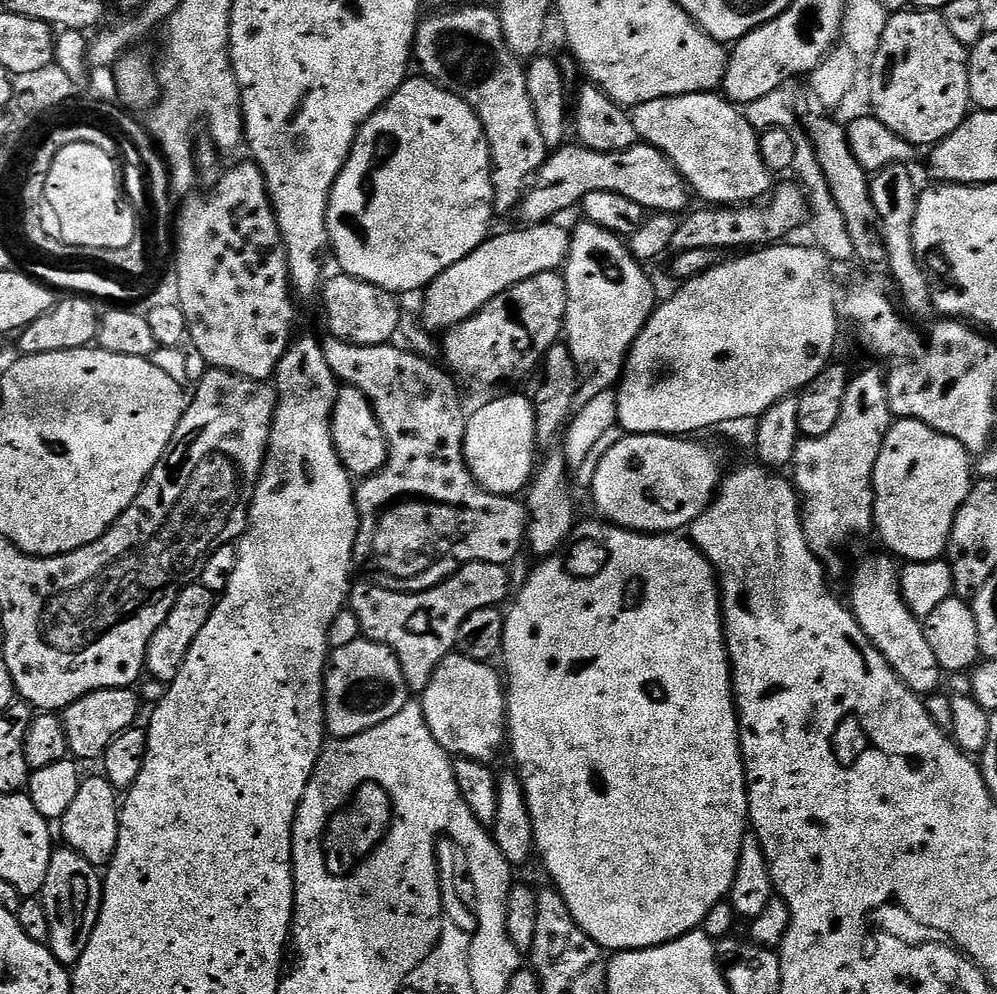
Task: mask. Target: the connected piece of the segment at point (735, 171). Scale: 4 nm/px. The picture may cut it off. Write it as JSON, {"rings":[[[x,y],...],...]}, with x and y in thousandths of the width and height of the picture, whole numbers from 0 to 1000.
{"rings":[[[697,93],[696,95],[684,95],[683,97],[673,97],[672,99],[656,99],[656,103],[648,103],[647,105],[639,105],[633,110],[632,116],[636,123],[636,131],[639,138],[645,144],[656,147],[664,155],[668,155],[671,163],[679,169],[684,175],[686,184],[690,186],[695,194],[698,193],[703,197],[705,204],[710,207],[750,207],[755,203],[762,203],[767,200],[775,192],[776,177],[771,173],[768,163],[764,163],[764,155],[762,154],[762,138],[759,130],[754,130],[754,125],[745,117],[743,110],[735,105],[733,101],[718,93]]]}

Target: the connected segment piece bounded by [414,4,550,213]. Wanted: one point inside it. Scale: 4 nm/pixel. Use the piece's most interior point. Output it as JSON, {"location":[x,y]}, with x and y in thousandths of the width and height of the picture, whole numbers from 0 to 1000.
{"location":[465,50]}

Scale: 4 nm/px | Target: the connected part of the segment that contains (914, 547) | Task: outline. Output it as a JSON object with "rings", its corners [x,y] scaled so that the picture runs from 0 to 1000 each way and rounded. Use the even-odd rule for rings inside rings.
{"rings":[[[903,421],[896,426],[885,445],[885,457],[881,457],[875,482],[875,492],[879,498],[877,531],[880,536],[883,534],[888,549],[892,551],[888,552],[896,560],[907,565],[942,563],[950,556],[957,521],[977,486],[977,471],[971,468],[971,462],[971,452],[957,441],[929,429],[924,423]]]}

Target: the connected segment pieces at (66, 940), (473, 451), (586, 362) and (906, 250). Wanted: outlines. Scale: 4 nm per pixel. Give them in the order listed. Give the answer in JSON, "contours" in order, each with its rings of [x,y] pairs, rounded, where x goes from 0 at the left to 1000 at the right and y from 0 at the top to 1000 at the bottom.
{"contours":[[[[60,851],[52,858],[50,875],[46,875],[46,887],[42,904],[46,924],[50,924],[48,955],[54,964],[65,972],[74,972],[82,964],[86,952],[90,952],[90,940],[98,928],[100,908],[104,902],[101,878],[82,859],[73,853]]],[[[502,398],[470,418],[465,442],[465,464],[473,480],[488,495],[513,500],[525,496],[531,490],[540,467],[538,455],[538,411],[531,399],[529,402],[526,398]]],[[[582,223],[573,230],[572,236],[574,246],[570,253],[570,265],[564,271],[568,288],[565,337],[574,363],[578,365],[578,405],[583,408],[605,393],[619,389],[630,354],[657,314],[660,299],[653,280],[646,275],[647,267],[634,257],[633,248],[623,238],[589,223]]],[[[898,165],[887,169],[874,178],[875,202],[877,211],[883,220],[883,233],[887,236],[887,246],[891,257],[890,273],[895,274],[899,286],[903,289],[903,298],[907,301],[906,313],[912,319],[920,318],[927,322],[931,317],[936,317],[935,286],[929,275],[923,271],[924,263],[917,252],[917,215],[921,200],[919,181],[911,174],[912,170],[906,165]]]]}

